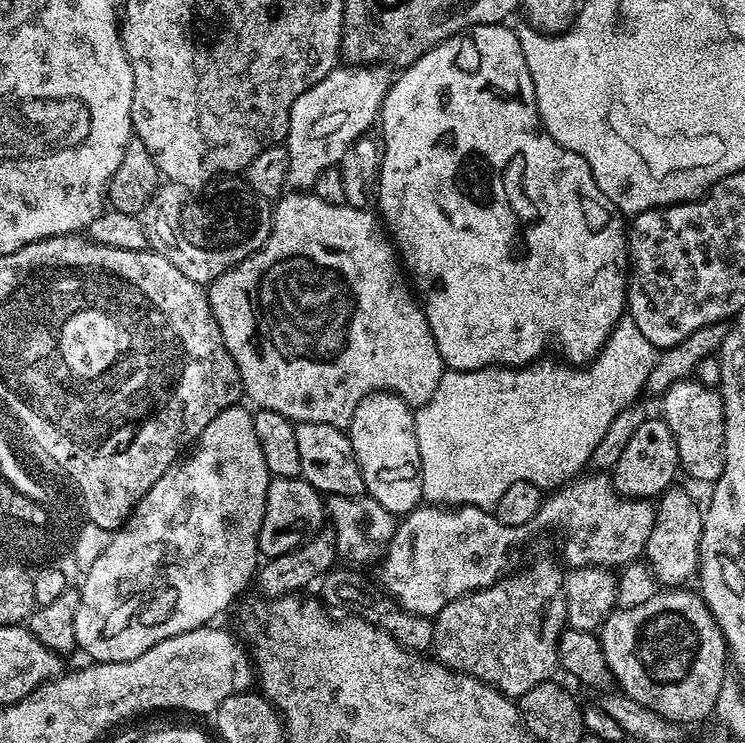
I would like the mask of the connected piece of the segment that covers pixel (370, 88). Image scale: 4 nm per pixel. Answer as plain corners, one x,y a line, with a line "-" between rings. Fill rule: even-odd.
337,66
294,102
286,137
288,184
293,189
311,189
318,174
337,167
348,147
377,123
390,87
388,72
384,66

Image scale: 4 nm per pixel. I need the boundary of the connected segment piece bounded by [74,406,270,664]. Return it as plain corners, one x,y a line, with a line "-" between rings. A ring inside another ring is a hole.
244,406
222,410
222,414
218,414
218,418
214,418
214,422
210,422
210,426
206,426
206,430
202,430
202,434
196,439
191,451
170,465
166,474
162,474
162,478
158,478
158,482
154,482
154,486
150,486
147,494
133,508
132,515
128,517
124,527
113,535
111,542
106,546
106,550
102,550
102,554
98,554
98,562
94,562
94,566
90,566
83,573
84,585
79,585
78,588
80,593
78,614
74,614
74,634
76,635
77,649
81,653
84,651
88,655
89,661
101,664
126,662
130,658
138,658
138,654
146,654
146,650
150,650
150,646
154,646
166,638
174,638
186,630
211,625
215,621
212,619
219,612
226,611
232,603
235,605
237,603
236,595
247,584
253,583
254,573
258,568
256,539
260,533
260,523
264,517
270,473
262,458
262,446
258,446
258,438
254,434
252,418
253,413
247,412

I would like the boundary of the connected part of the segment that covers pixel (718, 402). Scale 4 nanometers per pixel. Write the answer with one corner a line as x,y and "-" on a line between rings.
695,378
679,380
663,393
664,412
662,418
674,434
678,446
683,475
696,480
714,482
724,472
724,439
726,438
726,418
724,417
724,397
715,388
707,388

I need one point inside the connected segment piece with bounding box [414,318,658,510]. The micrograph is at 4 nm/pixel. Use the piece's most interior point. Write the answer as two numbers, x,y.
483,430

